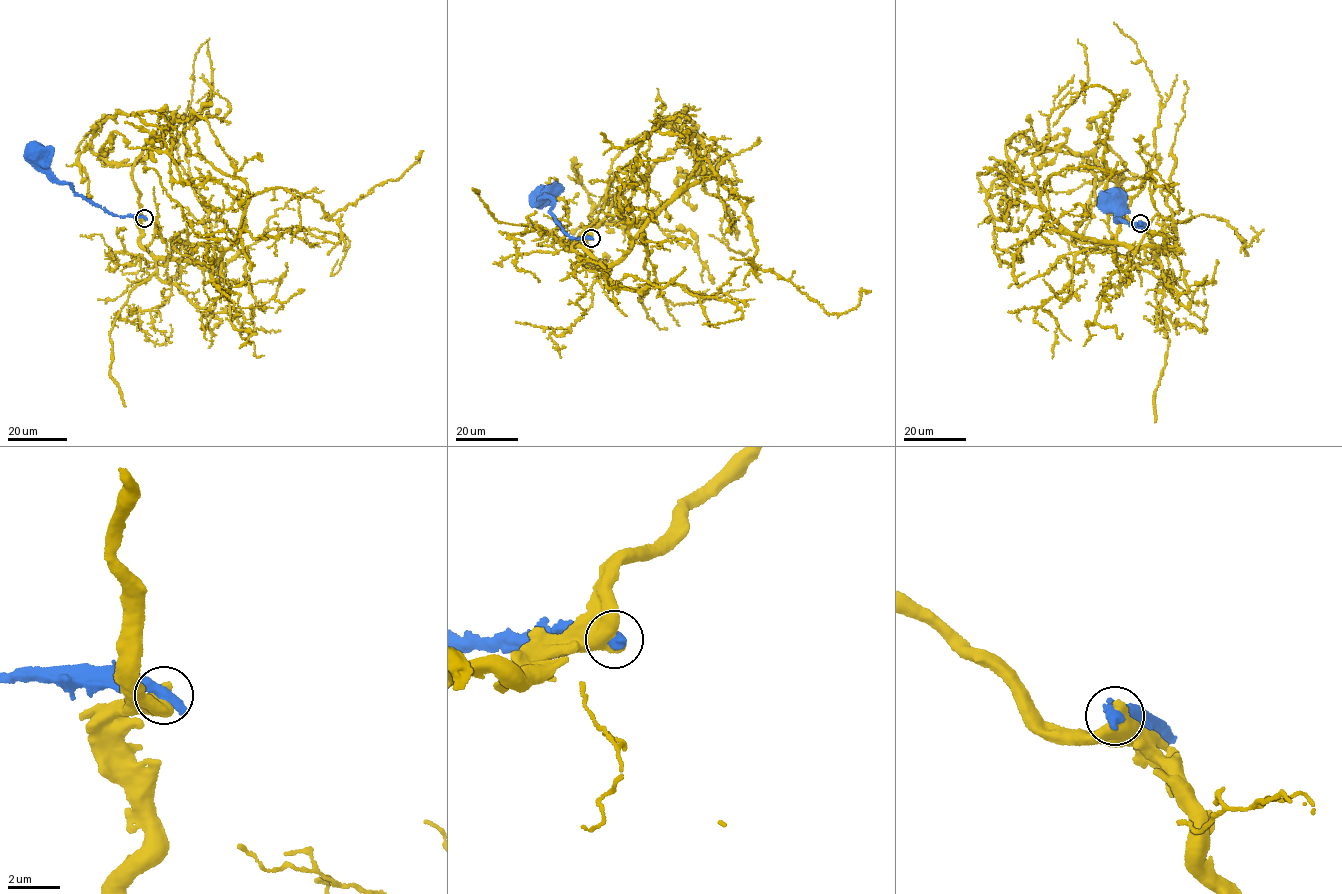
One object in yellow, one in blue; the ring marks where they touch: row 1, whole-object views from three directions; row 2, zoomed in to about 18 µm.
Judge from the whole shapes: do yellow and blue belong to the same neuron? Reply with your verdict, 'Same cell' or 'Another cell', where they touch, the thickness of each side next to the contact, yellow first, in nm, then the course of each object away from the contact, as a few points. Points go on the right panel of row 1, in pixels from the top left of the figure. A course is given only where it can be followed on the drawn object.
Another cell. Place: (1140, 223). Thickness 500 nm (yellow) against 600 nm. Course of yellow: (1140, 222), (1157, 254), (1162, 245), (1076, 236), (1042, 205), (1051, 175), (1107, 169), (1118, 103), (1079, 80). Course of blue: (1140, 223), (1148, 227), (1145, 229), (1119, 219), (1116, 221), (1109, 194), (1111, 196)

